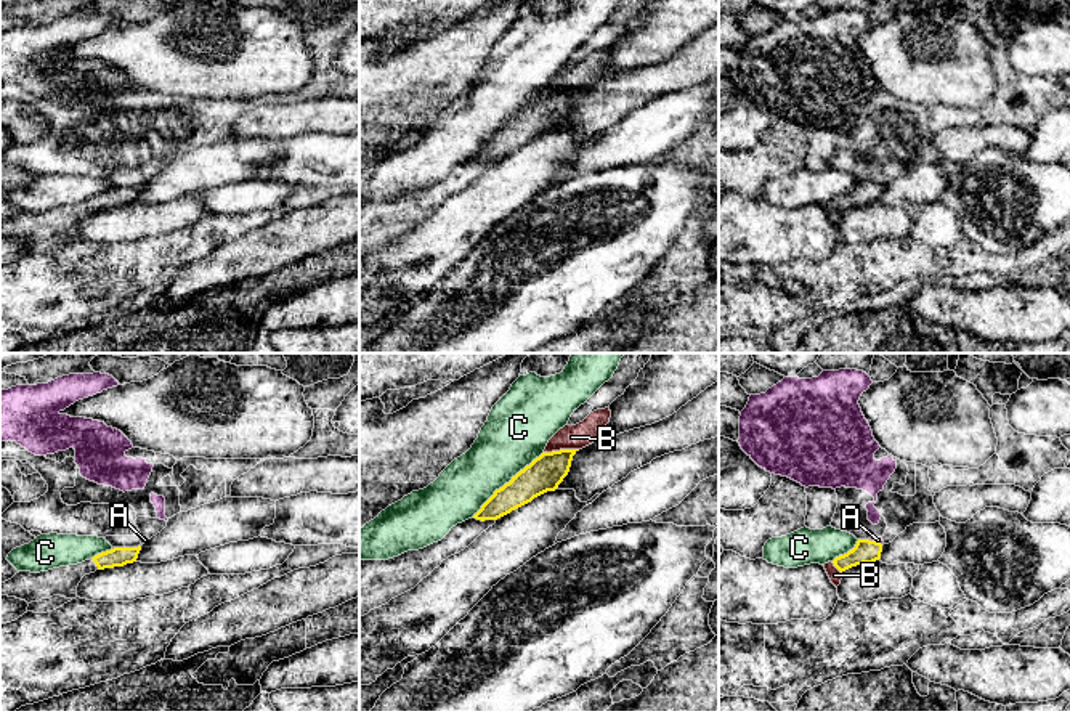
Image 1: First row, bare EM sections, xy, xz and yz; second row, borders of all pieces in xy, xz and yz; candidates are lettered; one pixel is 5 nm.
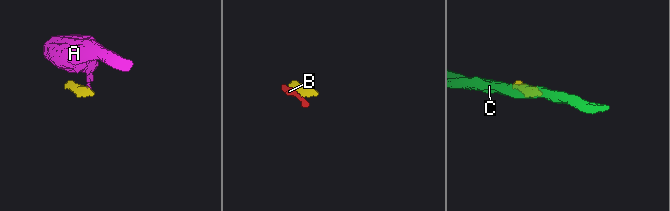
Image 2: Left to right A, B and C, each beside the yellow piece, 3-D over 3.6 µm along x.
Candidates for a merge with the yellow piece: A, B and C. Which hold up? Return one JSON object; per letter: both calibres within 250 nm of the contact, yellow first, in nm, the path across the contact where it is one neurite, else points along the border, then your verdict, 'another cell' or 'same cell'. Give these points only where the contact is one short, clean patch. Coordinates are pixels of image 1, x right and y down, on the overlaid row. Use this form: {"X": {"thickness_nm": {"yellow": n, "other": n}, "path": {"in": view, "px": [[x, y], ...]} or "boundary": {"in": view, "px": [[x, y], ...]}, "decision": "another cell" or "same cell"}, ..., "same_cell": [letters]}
{"A": {"thickness_nm": {"yellow": 120, "other": 30}, "boundary": {"in": "yz", "px": [[868, 540], [881, 544]]}, "decision": "another cell"}, "B": {"thickness_nm": {"yellow": 180, "other": 130}, "decision": "same cell"}, "C": {"thickness_nm": {"yellow": 180, "other": 320}, "decision": "another cell"}, "same_cell": ["B"]}

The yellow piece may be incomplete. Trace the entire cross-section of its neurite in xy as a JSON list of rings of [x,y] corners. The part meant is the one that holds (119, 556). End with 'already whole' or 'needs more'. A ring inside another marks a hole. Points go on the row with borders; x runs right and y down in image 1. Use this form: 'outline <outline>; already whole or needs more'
outline [[[141,546],[114,547],[77,565],[40,573],[19,571],[0,584],[0,595],[26,600],[29,603],[27,611],[53,611],[77,597],[77,586],[85,575],[133,563],[140,551]]]; needs more

